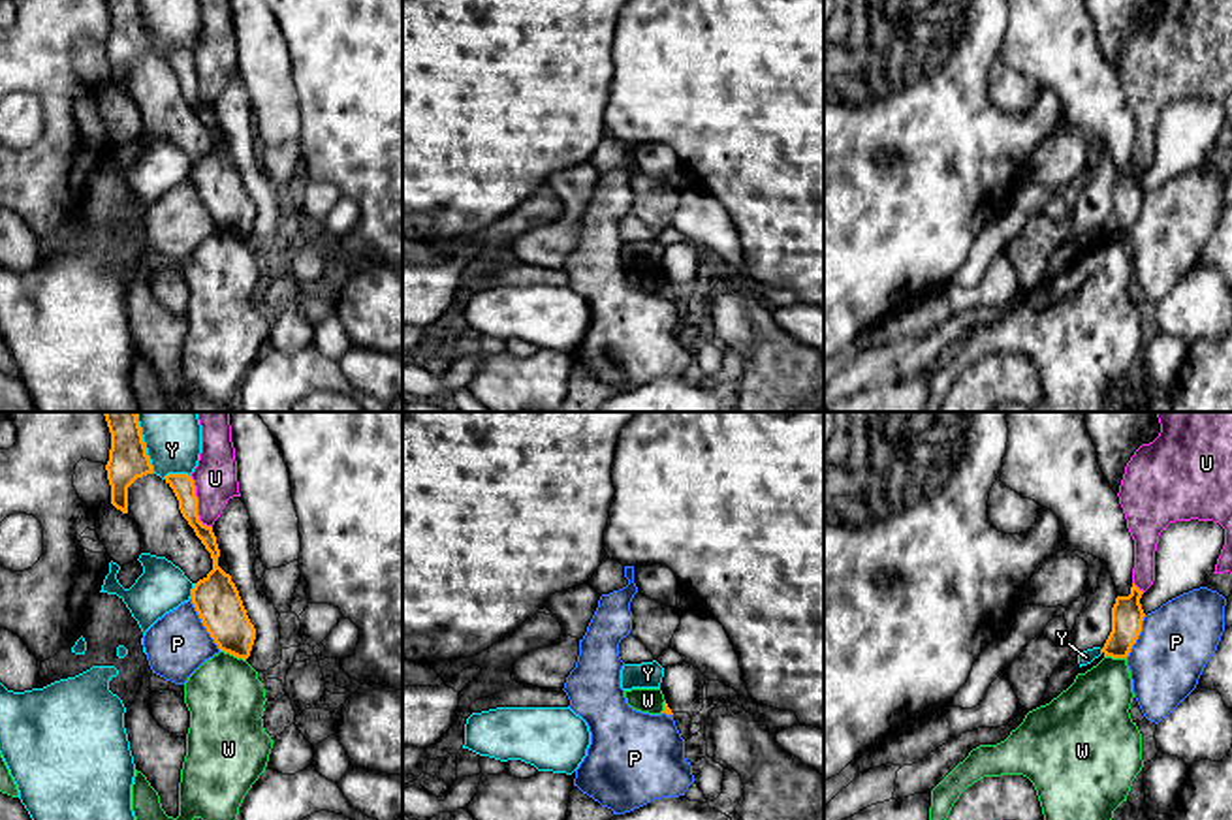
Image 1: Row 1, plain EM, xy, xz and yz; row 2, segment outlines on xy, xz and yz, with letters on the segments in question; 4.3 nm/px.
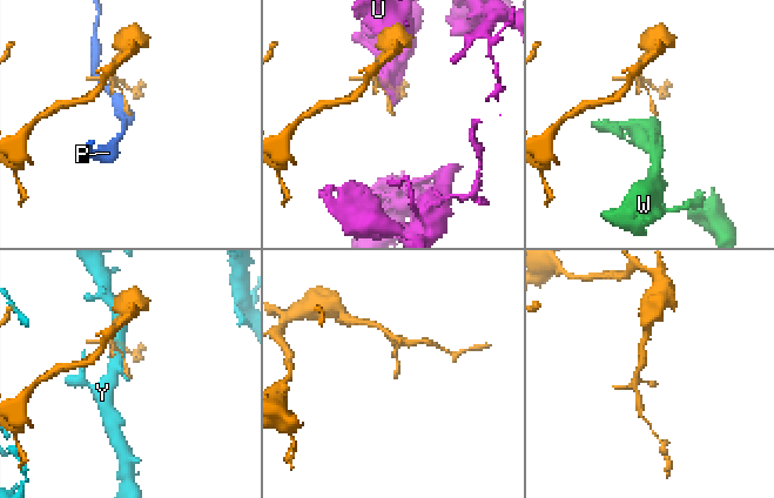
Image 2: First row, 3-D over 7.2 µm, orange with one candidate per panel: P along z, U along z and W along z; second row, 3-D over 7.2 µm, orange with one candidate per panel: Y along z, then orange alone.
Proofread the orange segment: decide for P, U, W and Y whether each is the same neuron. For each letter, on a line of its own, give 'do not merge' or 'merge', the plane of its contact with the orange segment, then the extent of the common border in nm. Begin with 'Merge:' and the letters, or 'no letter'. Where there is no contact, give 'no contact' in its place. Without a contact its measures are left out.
Merge: no letter
P: do not merge; meets orange in xy; contact 260 nm long
U: do not merge; meets orange in xy; contact 240 nm long
W: do not merge; meets orange in xy; contact 120 nm long
Y: do not merge; meets orange in xy; contact 240 nm long

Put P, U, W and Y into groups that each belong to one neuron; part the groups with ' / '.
P / U / W / Y

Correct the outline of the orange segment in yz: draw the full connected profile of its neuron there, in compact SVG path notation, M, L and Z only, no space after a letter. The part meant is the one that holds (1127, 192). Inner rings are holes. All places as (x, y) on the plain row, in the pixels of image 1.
M1134 162L1129 175L1117 175L1112 186L1112 211L1102 226L1104 235L1127 237L1132 224L1142 211L1142 199L1145 196L1140 177L1140 169Z

